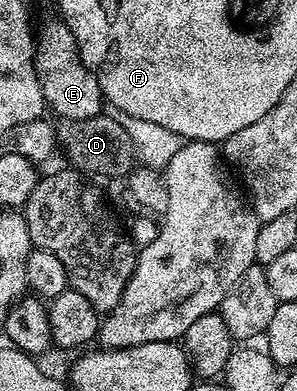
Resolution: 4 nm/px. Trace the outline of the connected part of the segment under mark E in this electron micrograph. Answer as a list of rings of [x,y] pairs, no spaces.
[[[53,17],[44,28],[39,28],[34,39],[34,58],[38,85],[42,85],[44,106],[53,111],[57,120],[86,121],[90,117],[101,114],[106,100],[94,73],[86,69],[80,56],[78,41],[74,33],[65,25],[63,19]]]

